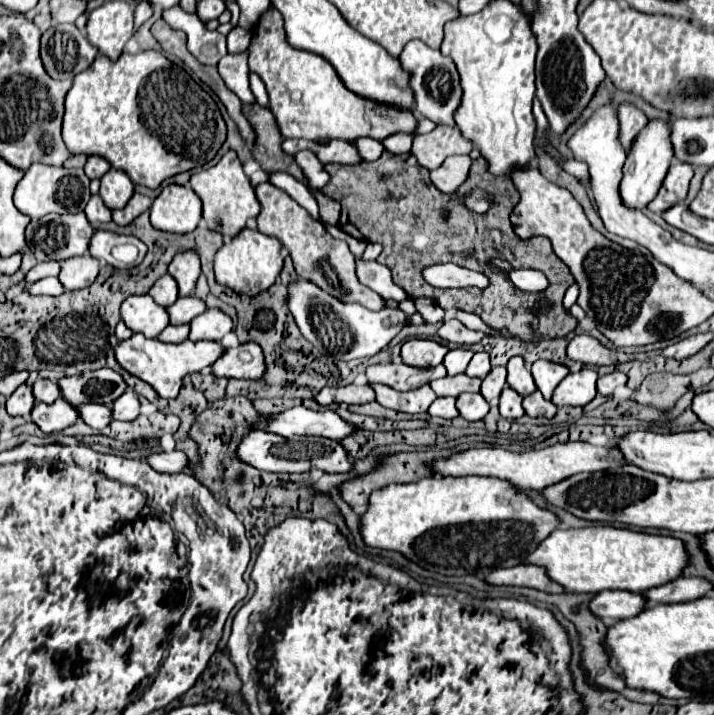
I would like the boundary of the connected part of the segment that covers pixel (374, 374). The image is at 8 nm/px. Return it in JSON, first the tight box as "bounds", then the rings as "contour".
{"bounds":[367,363,447,391],"contour":[[[387,363],[387,365],[371,365],[367,367],[367,381],[369,383],[383,383],[397,391],[411,391],[425,383],[431,383],[433,379],[445,377],[447,371],[443,365],[417,369],[407,367],[405,363]]]}

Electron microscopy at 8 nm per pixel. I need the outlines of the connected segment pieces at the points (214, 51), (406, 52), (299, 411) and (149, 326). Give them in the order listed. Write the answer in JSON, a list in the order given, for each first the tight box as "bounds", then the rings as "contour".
[{"bounds":[163,5,227,65],"contour":[[[179,5],[167,9],[163,13],[167,21],[173,23],[175,29],[181,29],[187,35],[187,49],[203,63],[203,65],[219,65],[221,57],[227,55],[225,37],[219,31],[209,31],[197,15],[185,13]]]},{"bounds":[399,41,463,125],"contour":[[[409,41],[399,57],[403,71],[409,73],[409,87],[415,97],[415,111],[423,117],[443,123],[443,125],[455,125],[453,115],[459,109],[463,89],[459,85],[459,73],[455,63],[449,57],[443,57],[441,51],[431,49],[423,41]]]},{"bounds":[255,407,359,439],"contour":[[[293,407],[279,415],[271,415],[269,423],[261,423],[255,429],[265,429],[271,433],[279,433],[283,437],[291,435],[315,435],[329,439],[345,439],[353,435],[359,427],[351,421],[339,417],[331,409],[311,411],[307,407]]]},{"bounds":[121,295,169,339],"contour":[[[133,295],[121,305],[121,319],[133,333],[143,333],[147,339],[157,339],[169,325],[165,307],[157,305],[151,295]]]}]

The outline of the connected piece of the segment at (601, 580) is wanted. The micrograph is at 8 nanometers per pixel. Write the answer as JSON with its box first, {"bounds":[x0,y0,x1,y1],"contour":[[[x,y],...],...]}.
{"bounds":[527,525,689,593],"contour":[[[595,525],[583,529],[557,529],[527,557],[527,561],[545,567],[553,581],[575,593],[599,593],[607,589],[643,593],[651,587],[679,579],[689,565],[689,553],[685,541],[677,537]]]}

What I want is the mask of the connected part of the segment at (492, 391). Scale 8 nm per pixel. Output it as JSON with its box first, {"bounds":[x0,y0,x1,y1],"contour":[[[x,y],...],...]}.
{"bounds":[481,371,507,409],"contour":[[[489,371],[489,375],[483,379],[481,395],[491,405],[491,409],[497,409],[501,389],[505,387],[505,375],[507,375],[507,371],[503,371],[503,375],[495,375],[495,371]]]}

